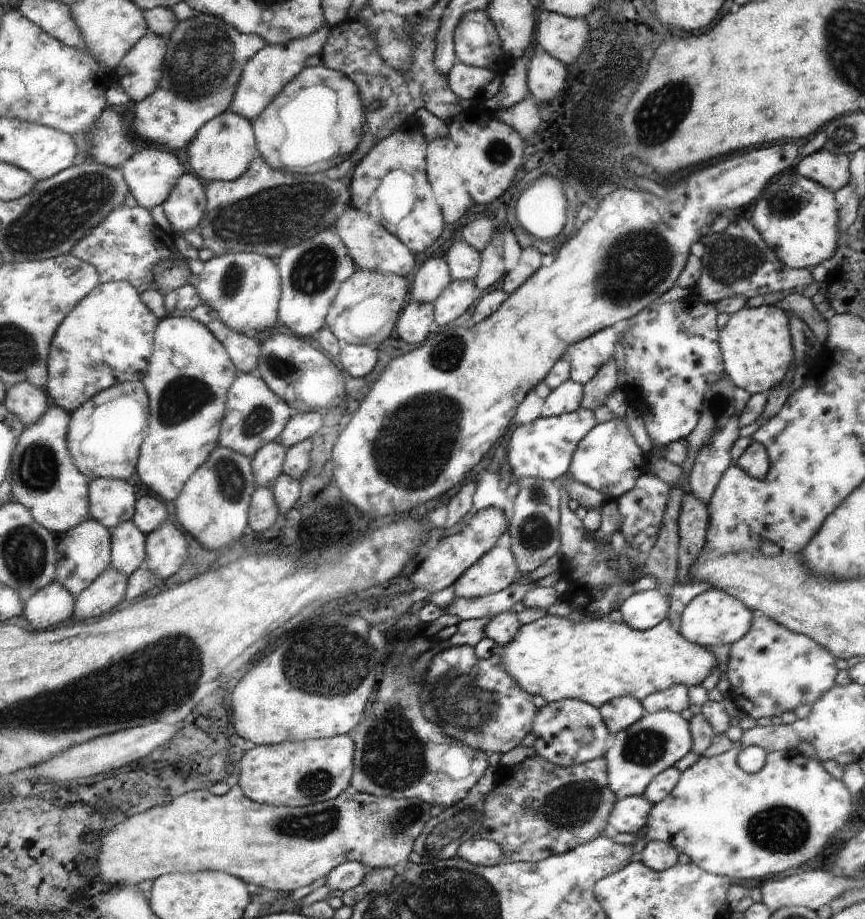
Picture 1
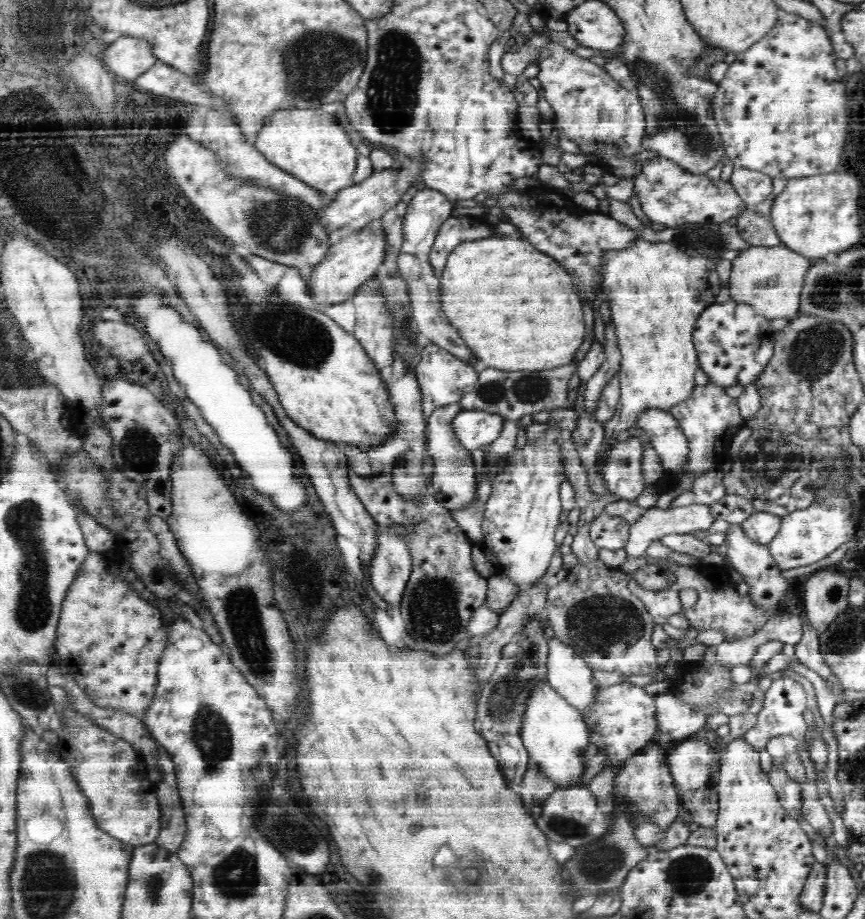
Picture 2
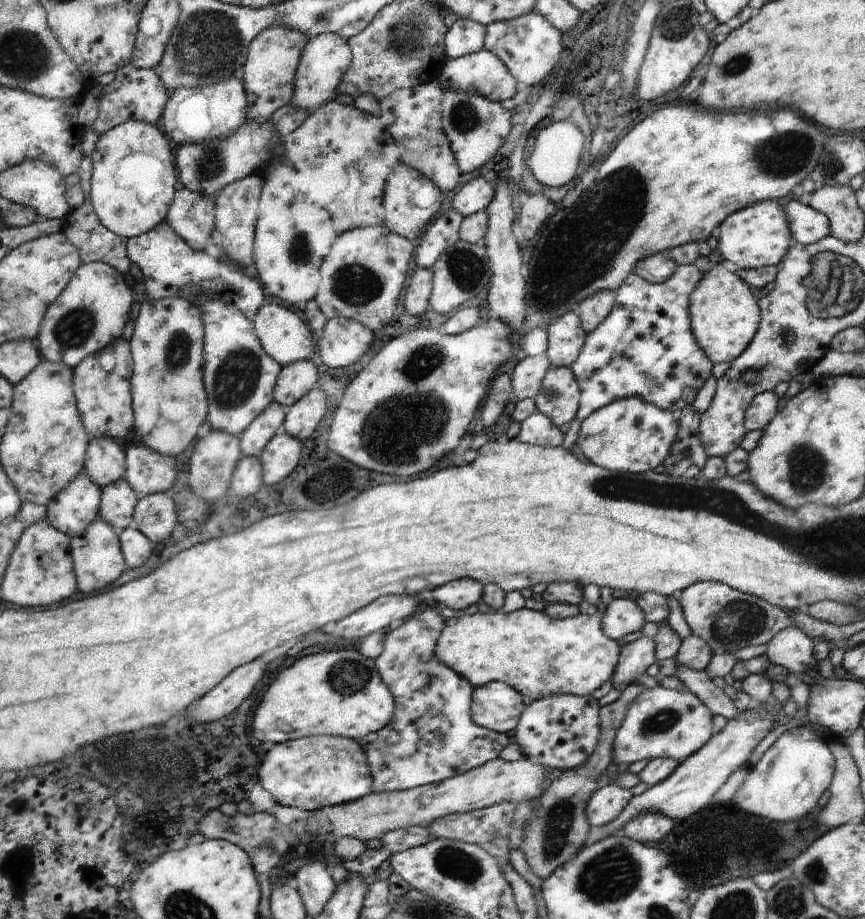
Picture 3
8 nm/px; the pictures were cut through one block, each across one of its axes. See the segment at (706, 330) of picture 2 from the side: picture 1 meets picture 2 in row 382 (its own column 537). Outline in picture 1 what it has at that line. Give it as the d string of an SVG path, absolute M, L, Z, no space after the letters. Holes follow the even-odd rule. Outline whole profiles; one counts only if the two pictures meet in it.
M559 700L557 704L547 704L545 708L541 708L531 734L535 734L537 738L533 748L537 748L539 756L547 758L557 766L569 768L601 758L609 730L603 724L603 718L595 706L583 700Z

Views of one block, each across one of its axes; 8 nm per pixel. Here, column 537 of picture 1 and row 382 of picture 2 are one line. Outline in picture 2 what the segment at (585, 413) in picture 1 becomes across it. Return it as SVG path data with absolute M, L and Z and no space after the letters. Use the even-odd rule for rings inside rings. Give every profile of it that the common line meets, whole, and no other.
M426 342L426 346L420 350L420 362L414 368L414 374L422 388L422 404L424 404L422 410L424 410L426 418L430 418L436 408L442 408L448 404L458 404L468 392L472 392L480 378L478 372L480 372L480 368L474 368L472 364L460 360L458 356L438 348L436 344Z

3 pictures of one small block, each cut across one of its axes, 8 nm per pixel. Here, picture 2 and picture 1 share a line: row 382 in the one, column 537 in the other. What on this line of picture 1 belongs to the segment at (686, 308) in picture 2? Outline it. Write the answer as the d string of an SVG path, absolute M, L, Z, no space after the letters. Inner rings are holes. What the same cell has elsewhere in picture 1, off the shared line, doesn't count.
M547 614L545 618L523 626L517 638L505 650L499 650L499 654L503 656L507 672L511 672L513 678L533 696L543 696L547 704L557 704L559 700L583 700L597 710L615 698L631 696L641 702L655 692L669 690L671 686L695 686L711 672L715 664L711 652L685 640L679 634L679 628L675 628L667 618L655 628L639 632L627 624L615 624L609 618L581 620Z

